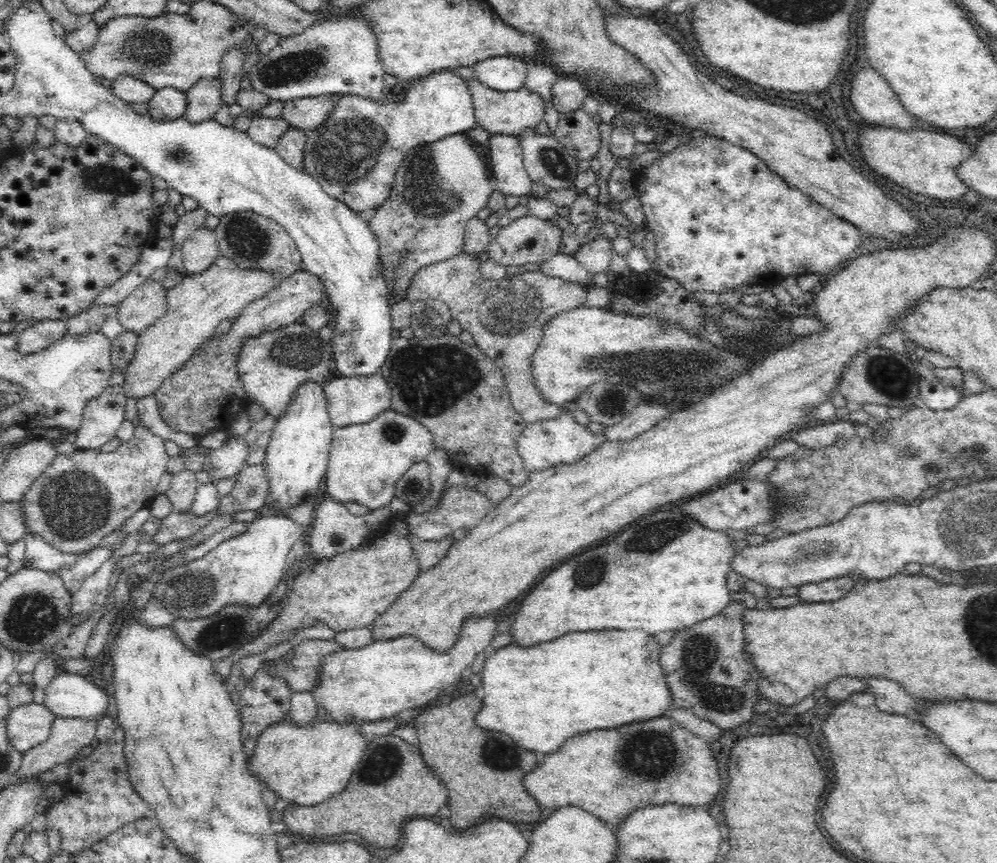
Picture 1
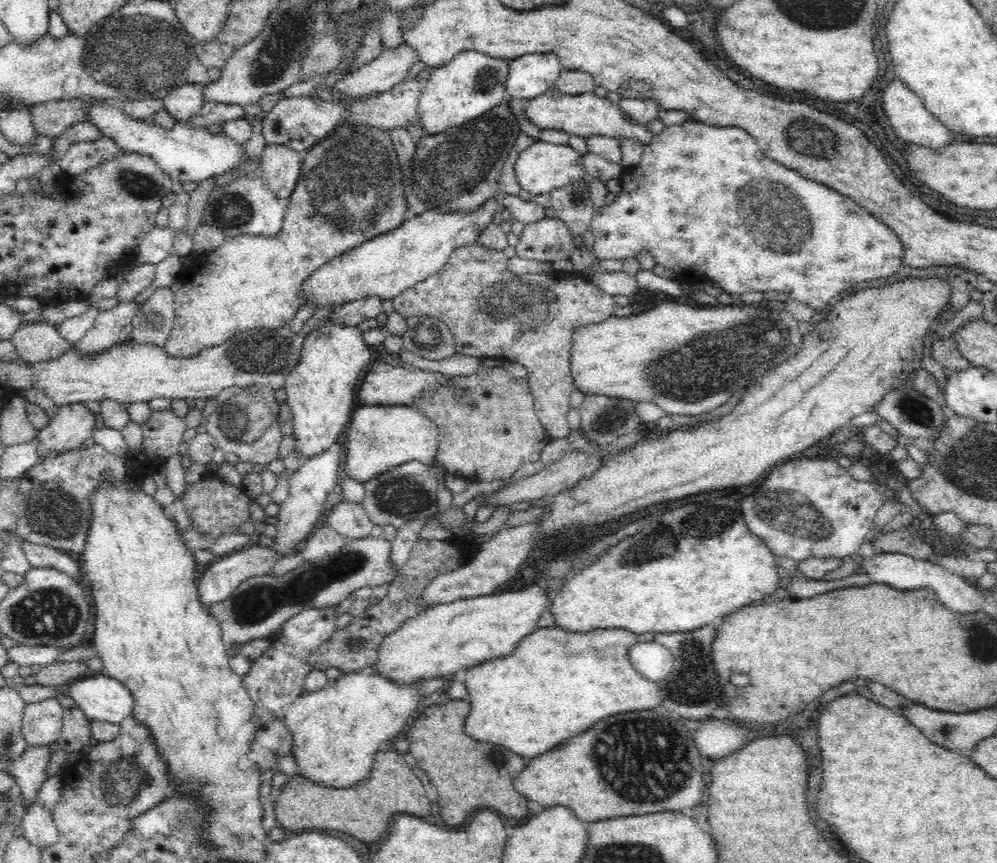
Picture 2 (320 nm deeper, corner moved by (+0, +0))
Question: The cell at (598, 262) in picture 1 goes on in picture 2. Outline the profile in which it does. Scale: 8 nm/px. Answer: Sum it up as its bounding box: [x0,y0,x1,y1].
[590,120,904,313]

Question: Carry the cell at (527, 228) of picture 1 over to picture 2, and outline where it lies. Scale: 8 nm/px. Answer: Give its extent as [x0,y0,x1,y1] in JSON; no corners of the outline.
[517,217,576,263]

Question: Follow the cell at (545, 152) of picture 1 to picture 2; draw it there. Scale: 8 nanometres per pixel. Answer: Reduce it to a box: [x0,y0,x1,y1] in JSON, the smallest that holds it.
[549,182,595,237]

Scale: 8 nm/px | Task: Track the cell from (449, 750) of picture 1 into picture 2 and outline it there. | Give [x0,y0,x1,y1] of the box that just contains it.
[408,699,528,826]

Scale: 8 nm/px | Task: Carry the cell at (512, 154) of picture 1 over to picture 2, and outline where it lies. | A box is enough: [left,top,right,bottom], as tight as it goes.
[516,141,584,194]

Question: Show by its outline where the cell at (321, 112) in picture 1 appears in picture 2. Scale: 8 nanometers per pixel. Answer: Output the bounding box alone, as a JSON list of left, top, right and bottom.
[332,42,419,102]

